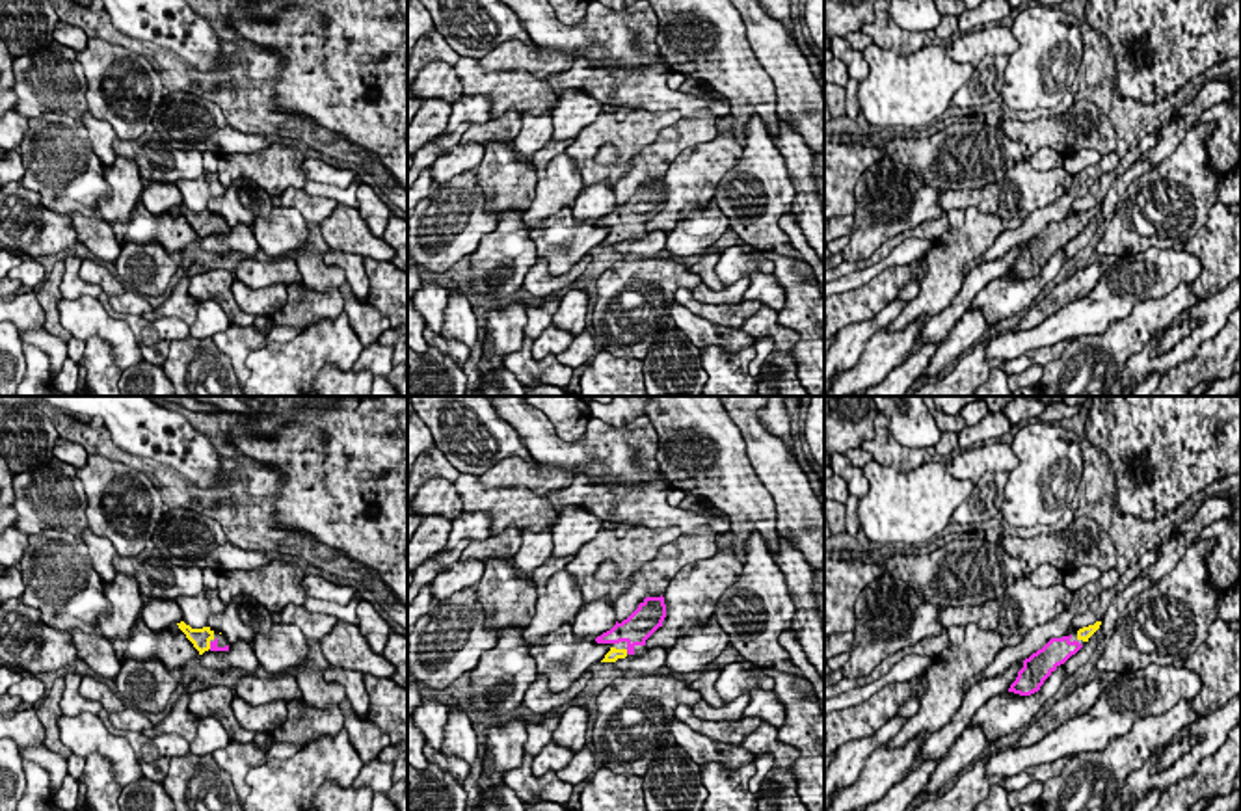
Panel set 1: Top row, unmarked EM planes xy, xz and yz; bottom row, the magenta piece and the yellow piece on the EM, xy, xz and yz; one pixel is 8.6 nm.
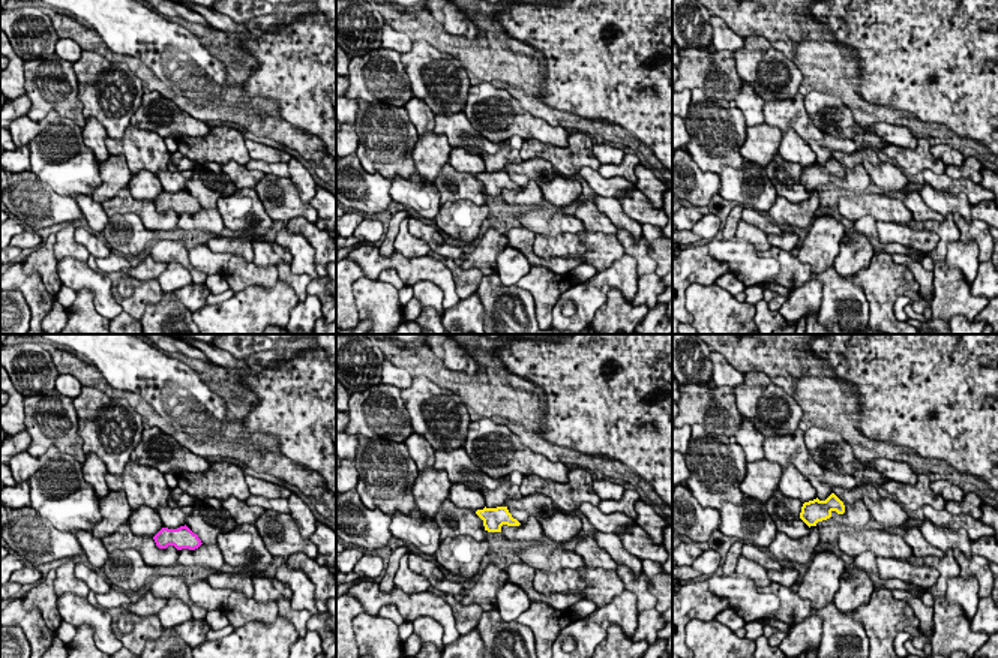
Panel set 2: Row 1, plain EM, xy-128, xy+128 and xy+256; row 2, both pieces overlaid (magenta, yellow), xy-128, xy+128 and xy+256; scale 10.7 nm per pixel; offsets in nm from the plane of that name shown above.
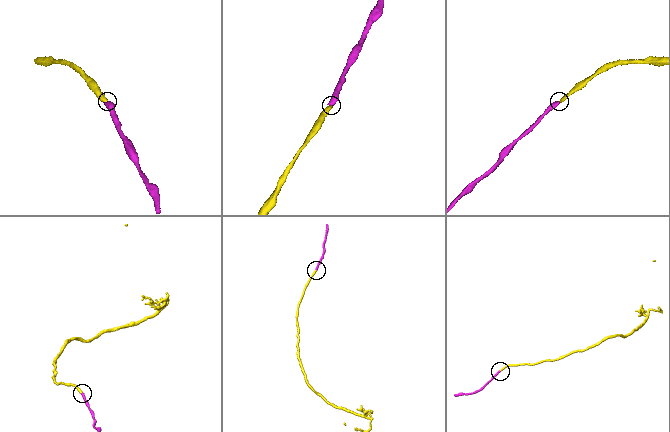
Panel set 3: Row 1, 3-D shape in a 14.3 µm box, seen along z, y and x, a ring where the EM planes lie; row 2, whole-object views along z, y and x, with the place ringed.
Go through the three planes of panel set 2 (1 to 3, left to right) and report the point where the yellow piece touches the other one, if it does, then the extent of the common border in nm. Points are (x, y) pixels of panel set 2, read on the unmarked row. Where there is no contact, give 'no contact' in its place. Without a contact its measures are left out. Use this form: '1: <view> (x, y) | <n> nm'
1: no contact
2: no contact
3: no contact

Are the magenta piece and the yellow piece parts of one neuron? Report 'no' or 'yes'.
yes

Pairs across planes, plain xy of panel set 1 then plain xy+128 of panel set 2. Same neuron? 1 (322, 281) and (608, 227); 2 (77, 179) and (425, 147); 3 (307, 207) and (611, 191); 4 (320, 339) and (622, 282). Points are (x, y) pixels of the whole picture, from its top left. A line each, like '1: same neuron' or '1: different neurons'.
1: same neuron
2: different neurons
3: same neuron
4: same neuron

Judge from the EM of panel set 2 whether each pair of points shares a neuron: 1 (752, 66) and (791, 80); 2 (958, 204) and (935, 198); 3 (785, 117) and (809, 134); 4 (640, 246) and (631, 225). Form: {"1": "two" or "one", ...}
{"1": "one", "2": "one", "3": "one", "4": "two"}

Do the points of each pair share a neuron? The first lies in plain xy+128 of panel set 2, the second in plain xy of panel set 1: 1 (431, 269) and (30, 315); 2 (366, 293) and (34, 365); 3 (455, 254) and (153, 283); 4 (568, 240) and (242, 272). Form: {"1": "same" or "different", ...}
{"1": "same", "2": "different", "3": "different", "4": "different"}

